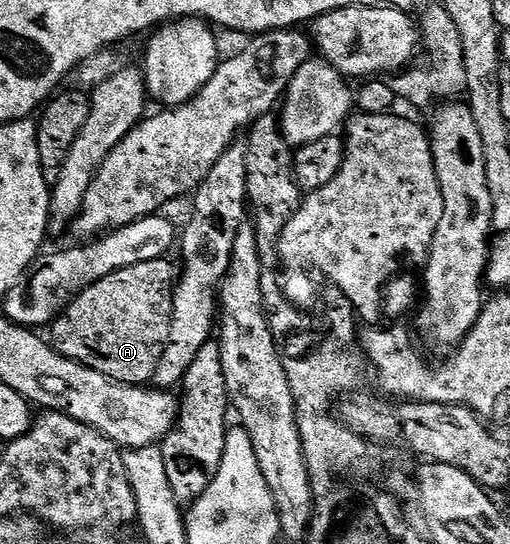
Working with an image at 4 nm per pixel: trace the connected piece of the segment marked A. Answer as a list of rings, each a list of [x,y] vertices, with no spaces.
[[[166,258],[152,262],[136,262],[136,266],[116,270],[100,278],[92,286],[88,286],[83,292],[79,292],[62,309],[62,315],[49,325],[49,343],[68,359],[88,366],[110,380],[121,384],[149,385],[156,374],[156,366],[164,354],[164,346],[168,342],[168,330],[172,322],[176,268],[175,265],[173,268],[170,262]]]

